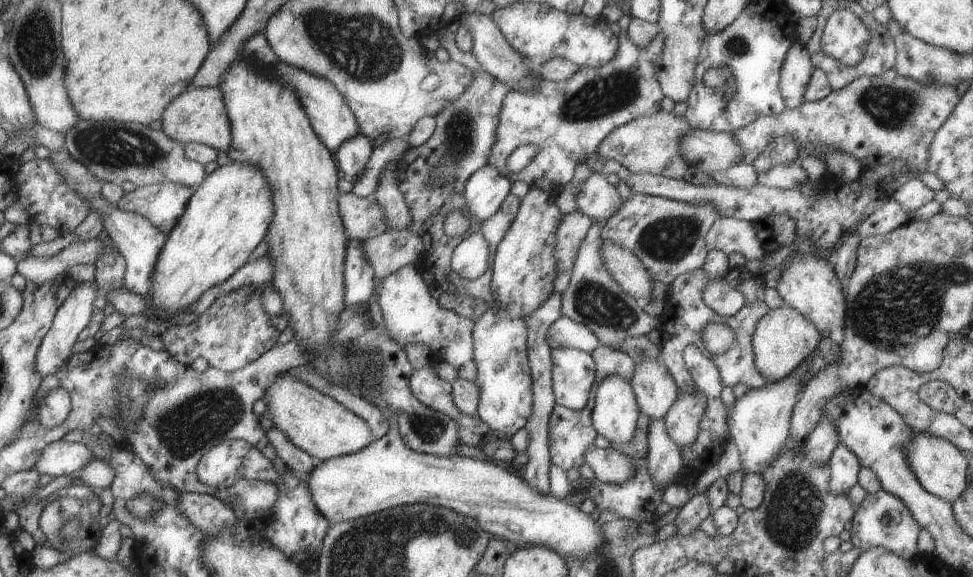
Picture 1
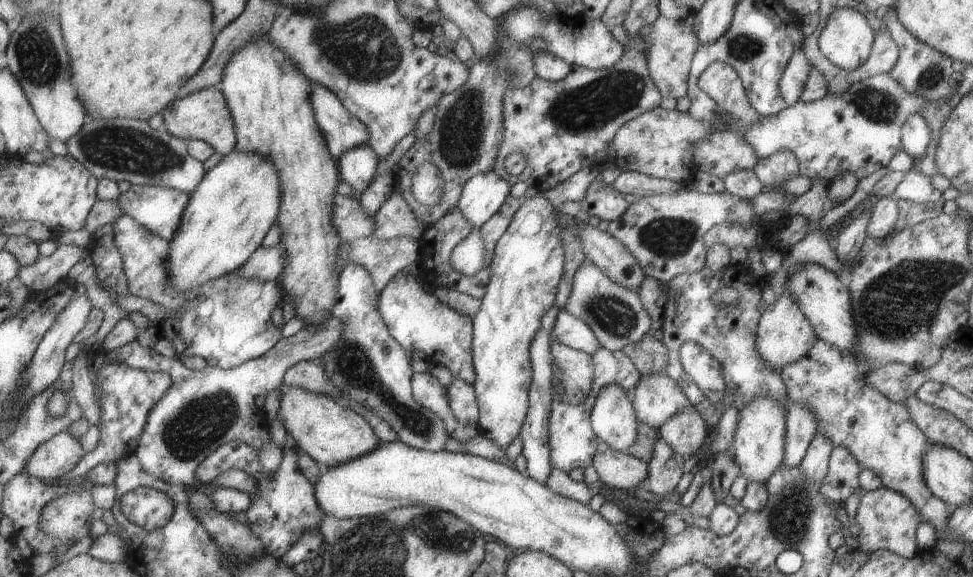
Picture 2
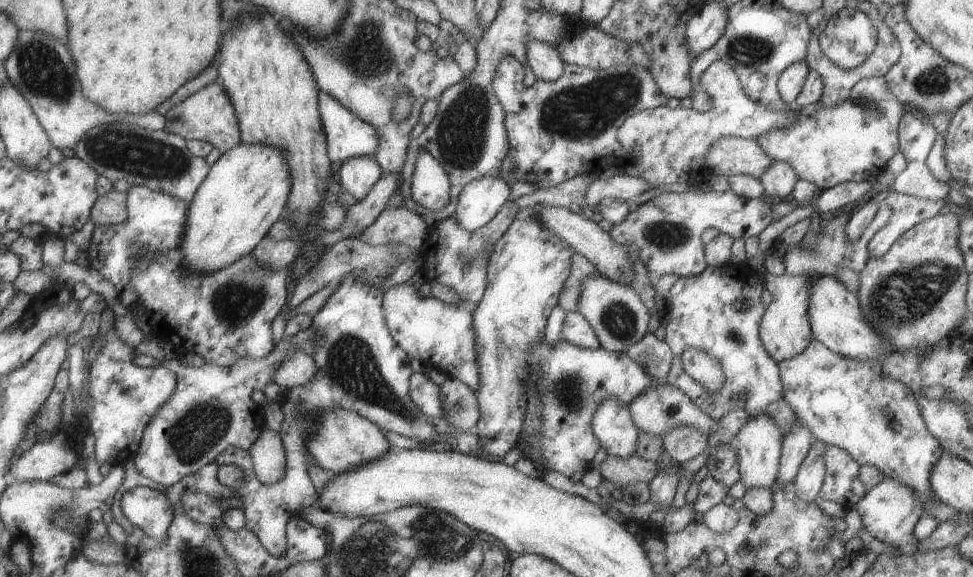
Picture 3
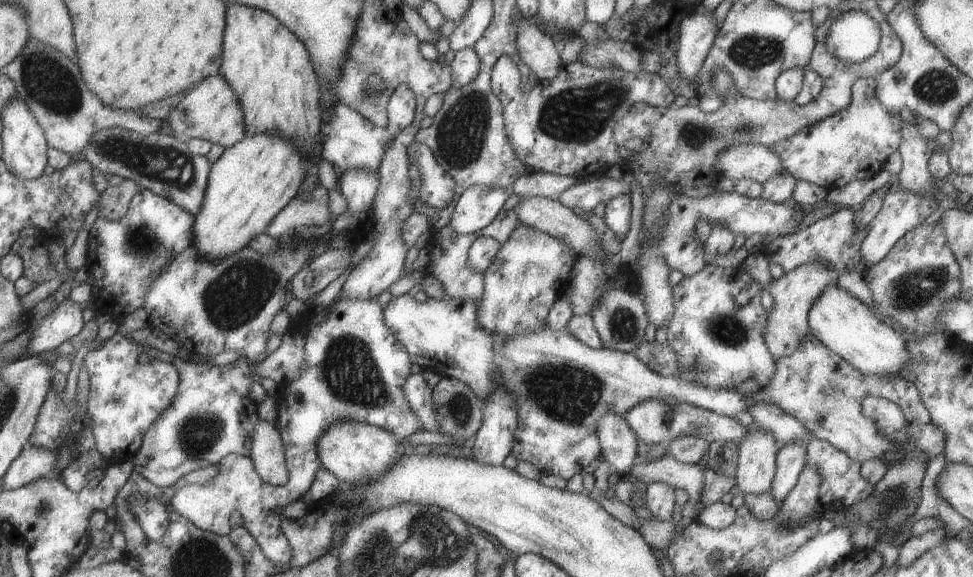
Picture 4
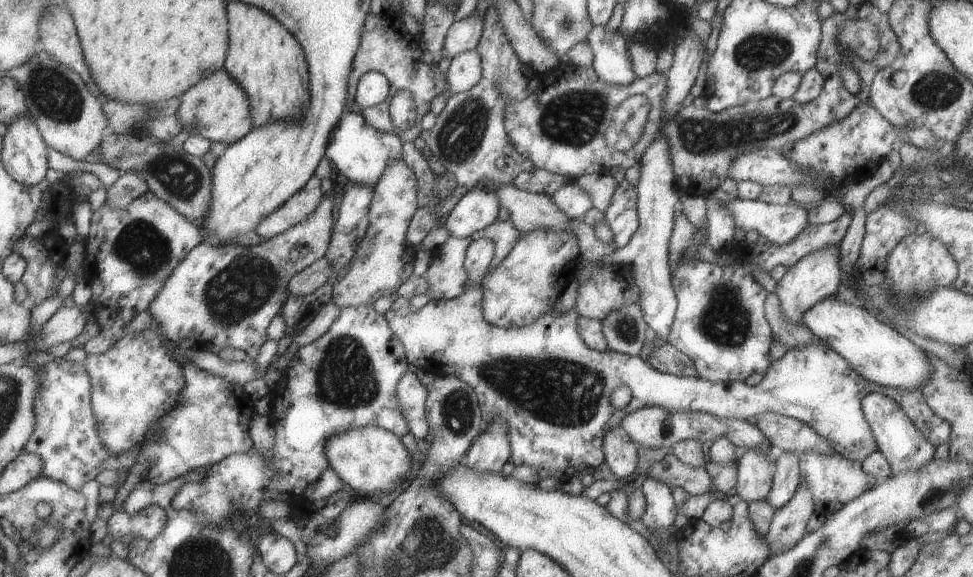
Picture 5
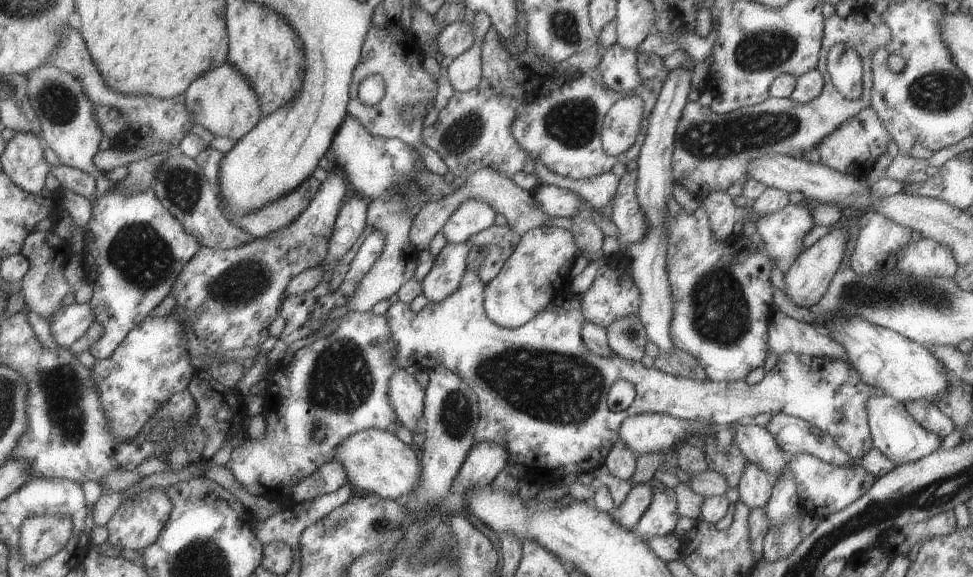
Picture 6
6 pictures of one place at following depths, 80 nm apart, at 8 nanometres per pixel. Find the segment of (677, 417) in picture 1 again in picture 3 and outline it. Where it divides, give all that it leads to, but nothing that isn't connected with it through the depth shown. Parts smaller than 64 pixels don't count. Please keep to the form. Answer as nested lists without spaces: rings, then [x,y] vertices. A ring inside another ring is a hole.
[[[677,426],[662,436],[664,453],[679,465],[705,450],[707,438],[693,426]]]

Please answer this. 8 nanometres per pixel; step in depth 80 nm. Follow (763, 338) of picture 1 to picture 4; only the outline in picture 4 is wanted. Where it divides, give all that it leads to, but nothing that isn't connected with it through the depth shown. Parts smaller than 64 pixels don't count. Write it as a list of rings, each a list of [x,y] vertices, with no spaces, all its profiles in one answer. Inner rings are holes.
[[[805,262],[802,266],[785,270],[783,276],[777,280],[771,280],[769,287],[766,289],[773,298],[773,310],[766,312],[767,322],[765,322],[765,345],[773,361],[784,358],[793,354],[805,334],[809,333],[807,326],[807,314],[813,306],[813,302],[821,296],[821,292],[827,286],[836,284],[837,272],[831,270],[825,264],[819,262]]]

